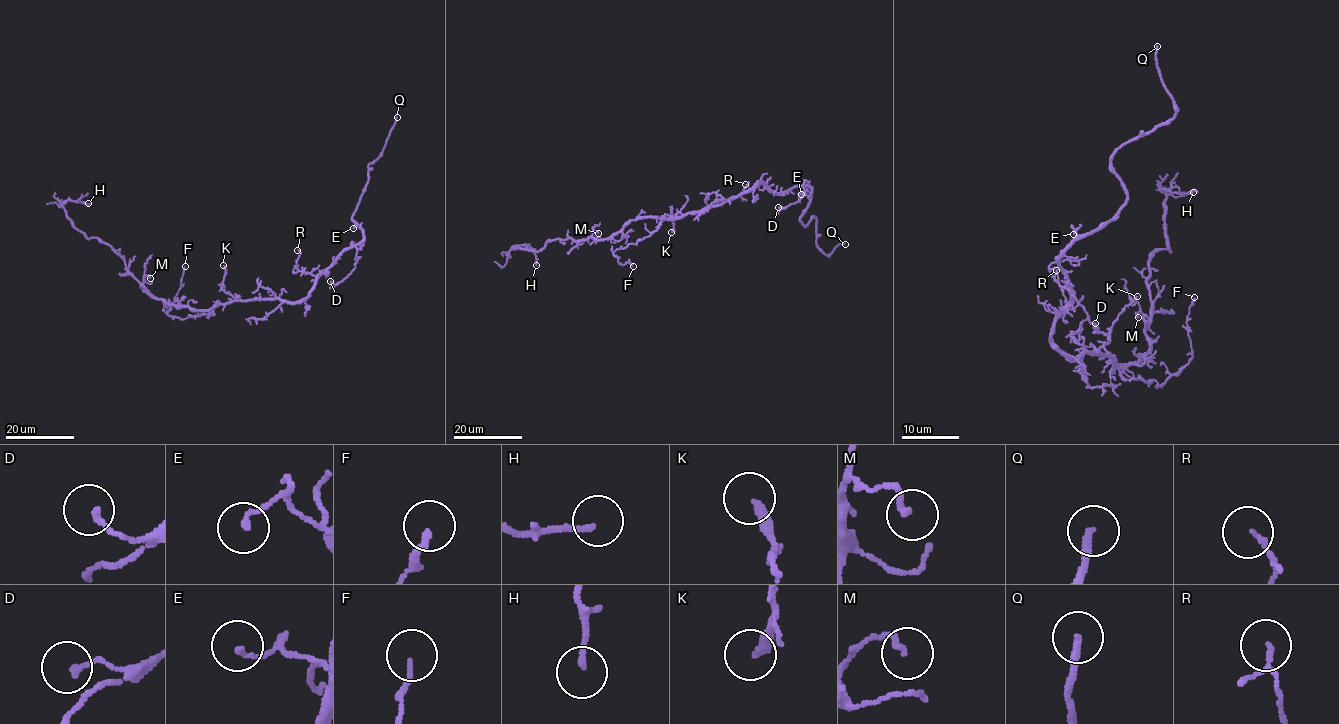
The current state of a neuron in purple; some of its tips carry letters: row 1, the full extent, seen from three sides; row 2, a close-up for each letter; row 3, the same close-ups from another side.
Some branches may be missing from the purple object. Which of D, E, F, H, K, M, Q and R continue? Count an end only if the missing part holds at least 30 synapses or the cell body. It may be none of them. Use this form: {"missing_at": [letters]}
{"missing_at": ["Q"]}

